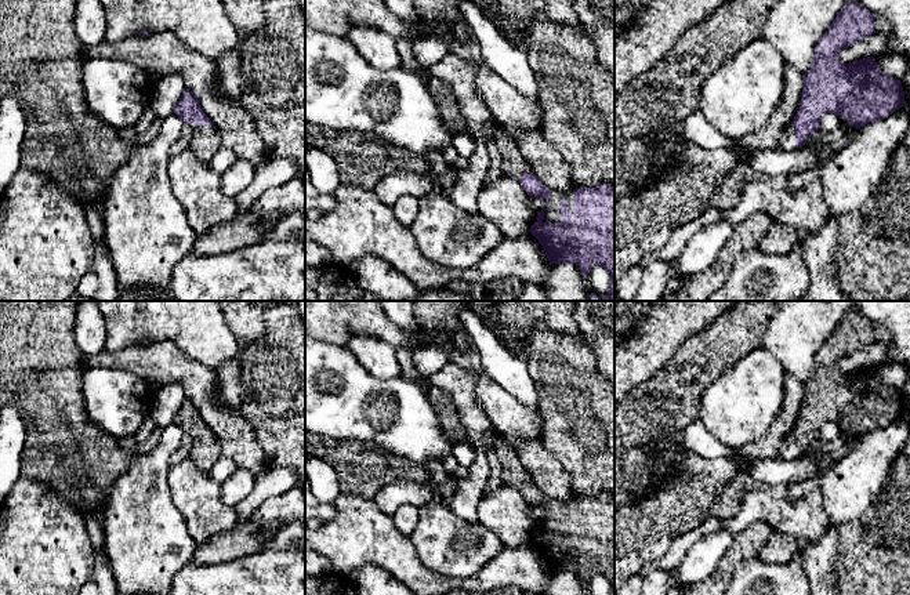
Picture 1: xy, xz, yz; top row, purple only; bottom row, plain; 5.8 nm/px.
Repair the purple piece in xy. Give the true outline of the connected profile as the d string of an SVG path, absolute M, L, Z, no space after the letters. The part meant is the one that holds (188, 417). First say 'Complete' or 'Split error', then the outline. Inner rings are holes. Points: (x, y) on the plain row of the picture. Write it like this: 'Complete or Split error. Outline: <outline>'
Split error. Outline: M191 399L182 402L174 422L191 436L189 458L204 474L210 474L211 467L222 457L221 447Z

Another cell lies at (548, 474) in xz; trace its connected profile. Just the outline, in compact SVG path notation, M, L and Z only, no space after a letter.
M541 440L522 442L515 453L532 475L533 482L548 500L566 503L576 498L569 472L558 458L544 447Z

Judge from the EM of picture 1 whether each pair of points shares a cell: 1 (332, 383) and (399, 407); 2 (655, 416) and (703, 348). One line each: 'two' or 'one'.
1: one
2: one

